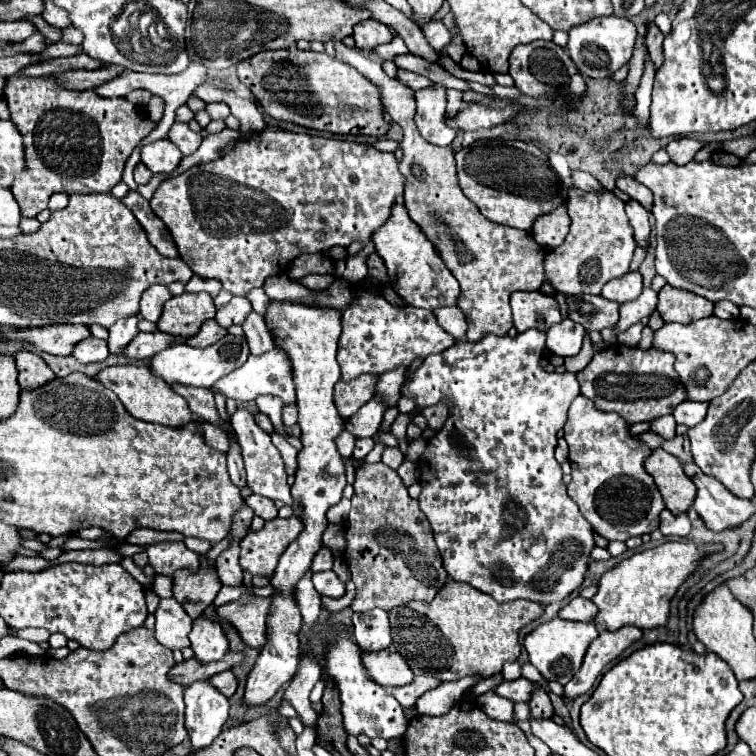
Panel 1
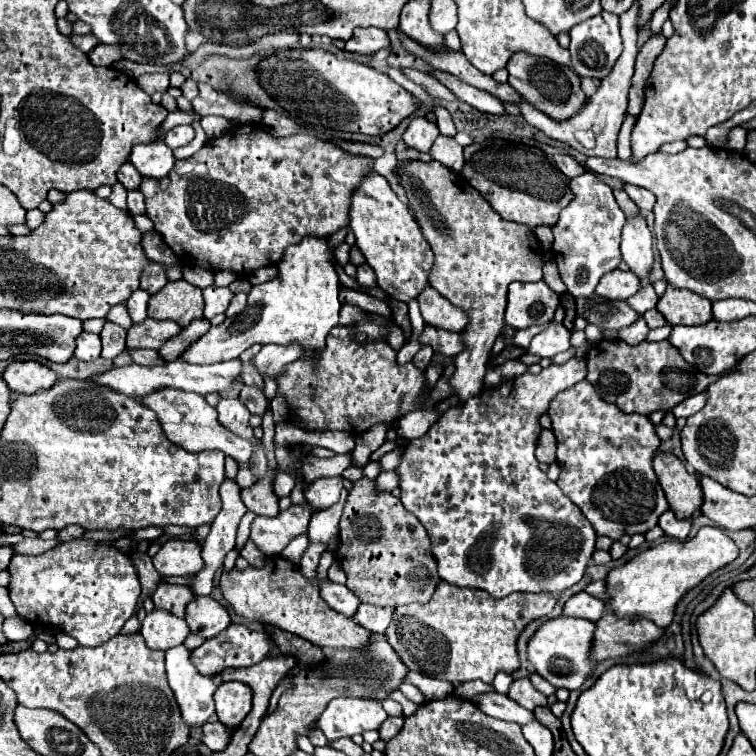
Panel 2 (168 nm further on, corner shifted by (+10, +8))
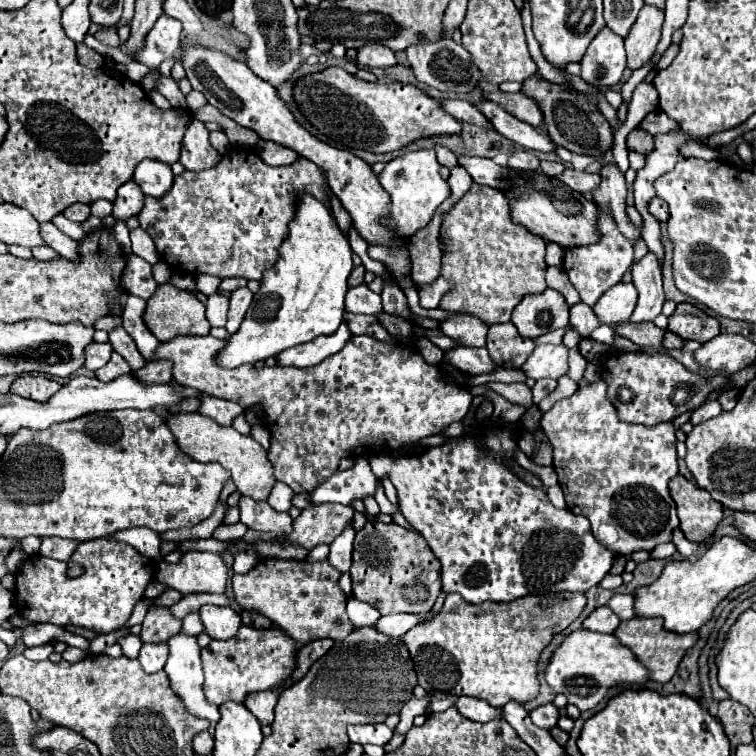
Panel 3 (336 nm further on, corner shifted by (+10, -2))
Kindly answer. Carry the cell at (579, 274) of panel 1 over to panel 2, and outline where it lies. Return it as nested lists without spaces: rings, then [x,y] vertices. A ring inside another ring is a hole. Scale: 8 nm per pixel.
[[[584,172],[570,180],[572,192],[576,194],[570,206],[560,214],[560,222],[552,226],[554,232],[554,260],[562,282],[568,286],[568,292],[574,298],[588,298],[594,294],[598,280],[616,270],[622,262],[620,242],[622,226],[626,222],[612,190],[592,172]]]

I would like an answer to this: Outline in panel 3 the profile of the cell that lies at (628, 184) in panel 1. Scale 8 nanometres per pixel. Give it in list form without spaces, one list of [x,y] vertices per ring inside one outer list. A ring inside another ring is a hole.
[[[654,198],[648,202],[648,212],[652,212],[652,216],[656,216],[656,220],[660,222],[668,220],[668,204],[660,198]]]

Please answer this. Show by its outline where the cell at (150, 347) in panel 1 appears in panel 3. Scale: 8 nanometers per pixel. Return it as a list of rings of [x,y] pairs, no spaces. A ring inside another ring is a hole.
[[[210,334],[208,336],[176,336],[168,342],[160,342],[160,348],[156,348],[154,352],[154,360],[158,358],[166,358],[166,360],[172,360],[174,362],[174,368],[172,368],[172,374],[174,374],[174,380],[178,380],[180,384],[188,386],[188,388],[194,388],[194,390],[200,390],[204,394],[210,394],[210,396],[216,396],[216,398],[224,398],[224,400],[230,400],[230,402],[236,402],[240,404],[242,408],[250,408],[254,404],[262,404],[264,406],[264,424],[266,428],[272,432],[274,436],[274,442],[268,450],[268,456],[270,456],[270,462],[274,466],[274,476],[276,480],[288,484],[294,492],[312,492],[312,488],[316,488],[316,484],[320,484],[320,480],[328,480],[328,476],[332,476],[332,472],[336,472],[338,468],[338,462],[340,458],[354,458],[354,456],[376,456],[376,454],[390,454],[390,452],[396,452],[400,450],[402,444],[408,444],[408,442],[418,442],[420,438],[426,438],[426,436],[434,436],[434,434],[440,434],[440,430],[444,426],[448,426],[450,422],[456,422],[456,420],[462,420],[470,408],[470,394],[464,386],[458,386],[458,384],[448,384],[444,380],[438,382],[440,374],[438,374],[438,366],[430,366],[422,360],[420,352],[412,346],[402,346],[402,344],[392,344],[392,342],[382,342],[382,340],[376,340],[372,336],[352,336],[352,340],[348,340],[348,344],[344,346],[344,350],[328,356],[328,360],[322,360],[320,364],[312,366],[312,368],[280,368],[280,366],[262,366],[262,368],[254,368],[252,364],[244,364],[244,366],[238,366],[234,370],[224,370],[220,366],[214,364],[214,354],[224,346],[224,340],[216,340],[212,338]]]

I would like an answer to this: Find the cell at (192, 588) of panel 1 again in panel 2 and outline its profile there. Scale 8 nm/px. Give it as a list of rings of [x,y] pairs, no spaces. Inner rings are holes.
[[[160,584],[152,594],[154,606],[158,610],[166,610],[178,618],[184,618],[184,610],[188,602],[196,598],[188,586],[174,586],[174,584]]]

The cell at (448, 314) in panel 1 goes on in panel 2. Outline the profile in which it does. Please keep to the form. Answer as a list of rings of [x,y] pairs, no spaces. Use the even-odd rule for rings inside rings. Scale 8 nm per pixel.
[[[430,286],[422,290],[422,294],[418,296],[418,302],[420,302],[422,318],[428,326],[442,328],[448,332],[464,332],[466,326],[470,324],[470,318],[462,308],[444,300]]]

